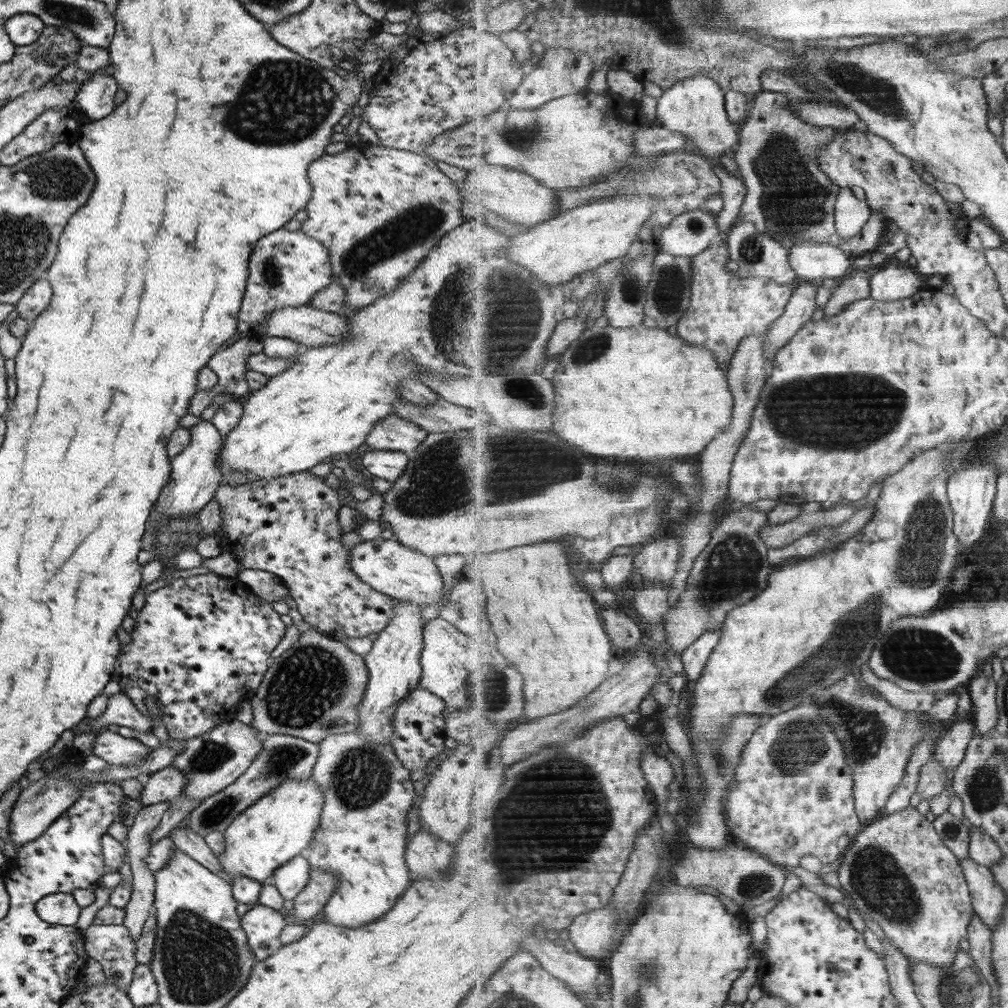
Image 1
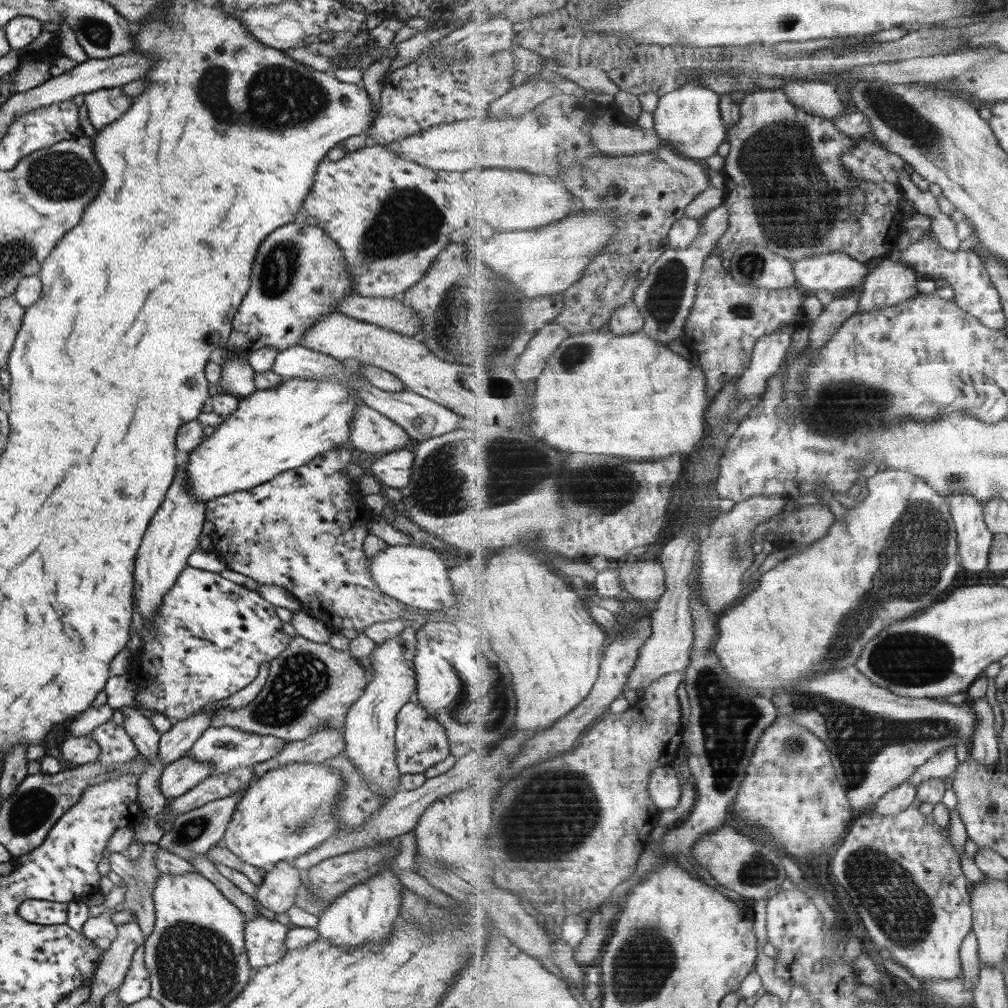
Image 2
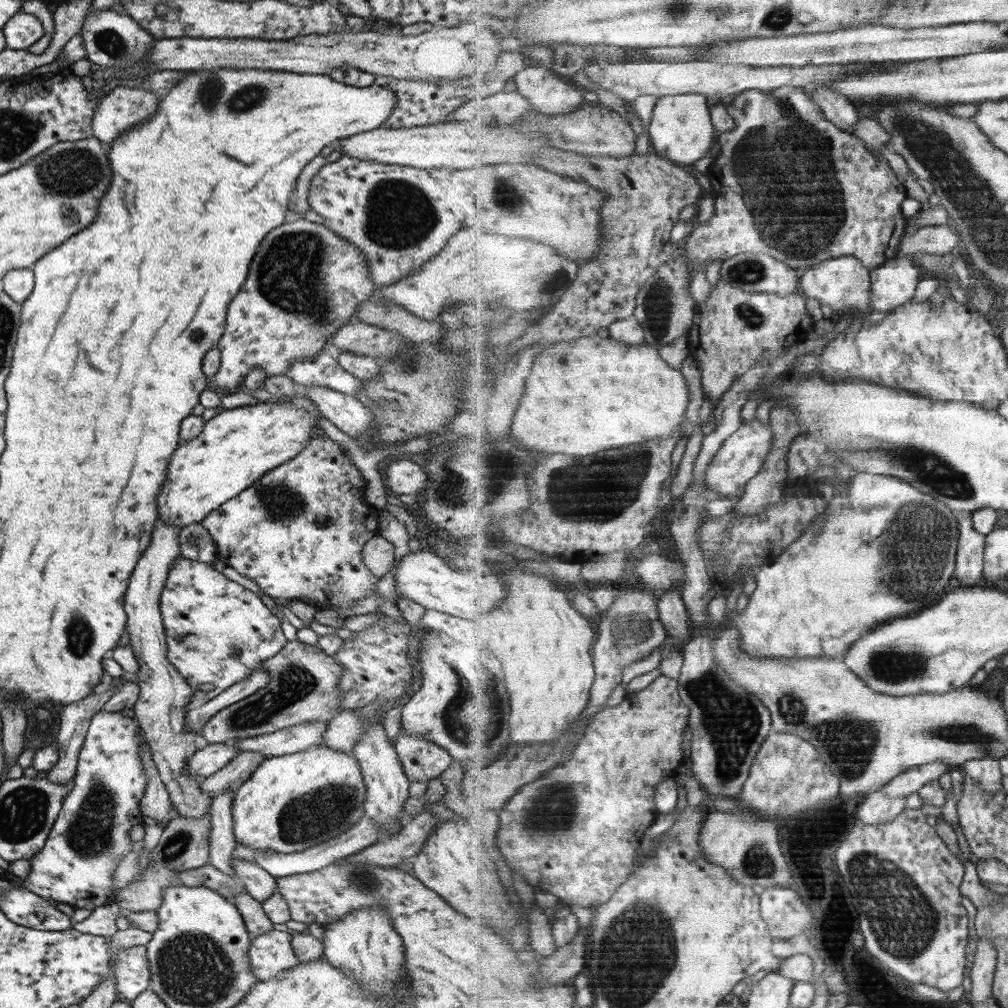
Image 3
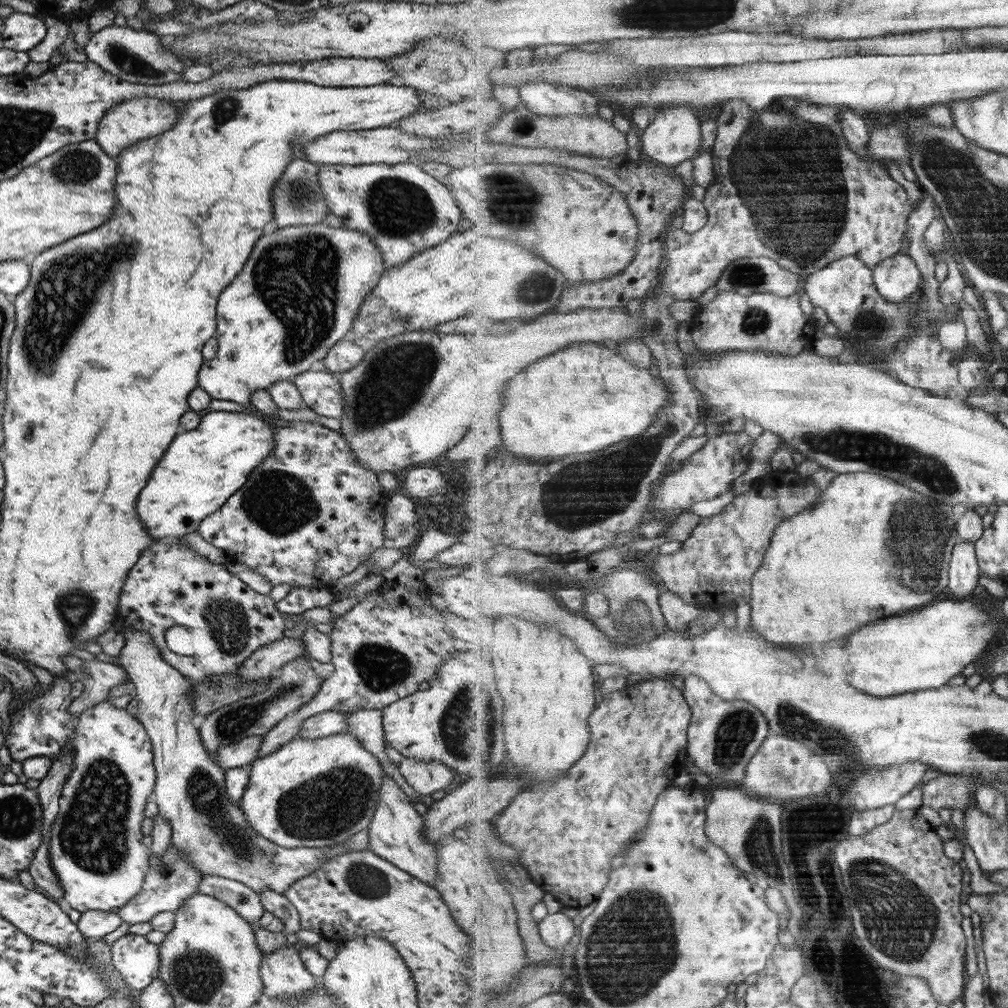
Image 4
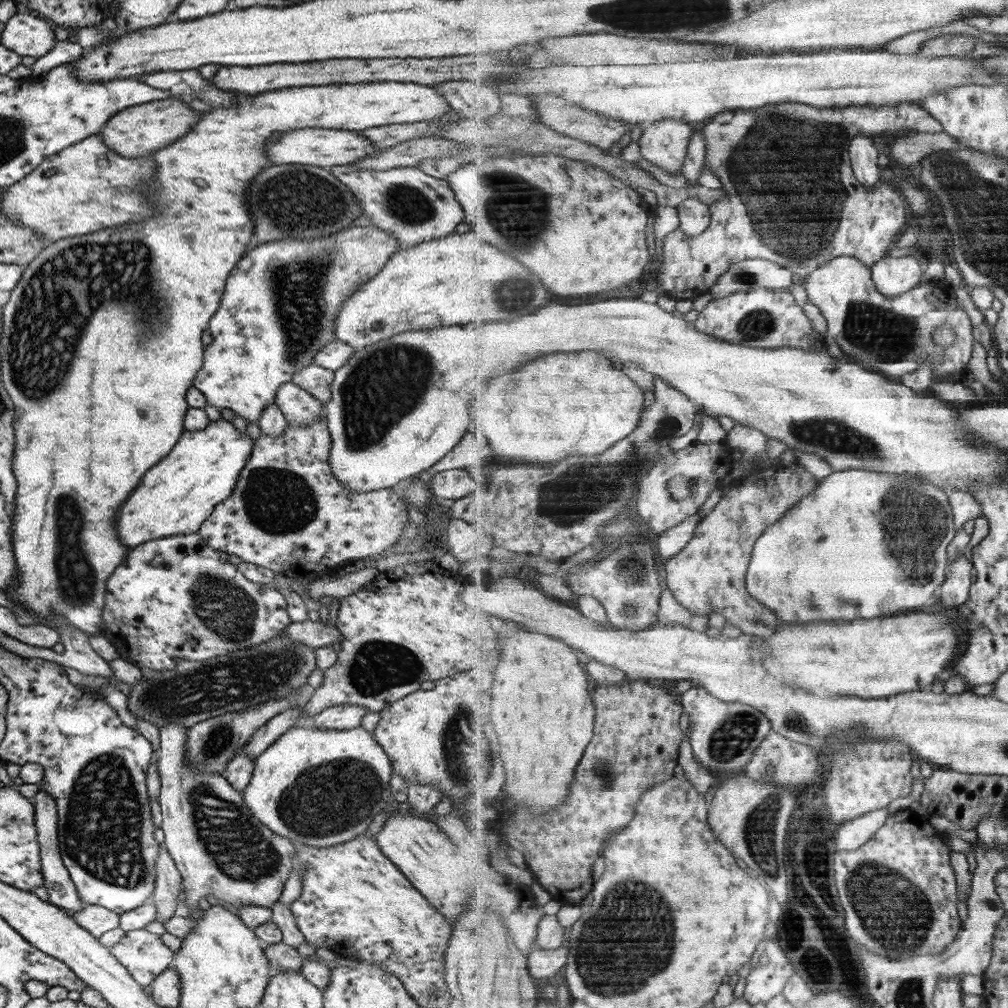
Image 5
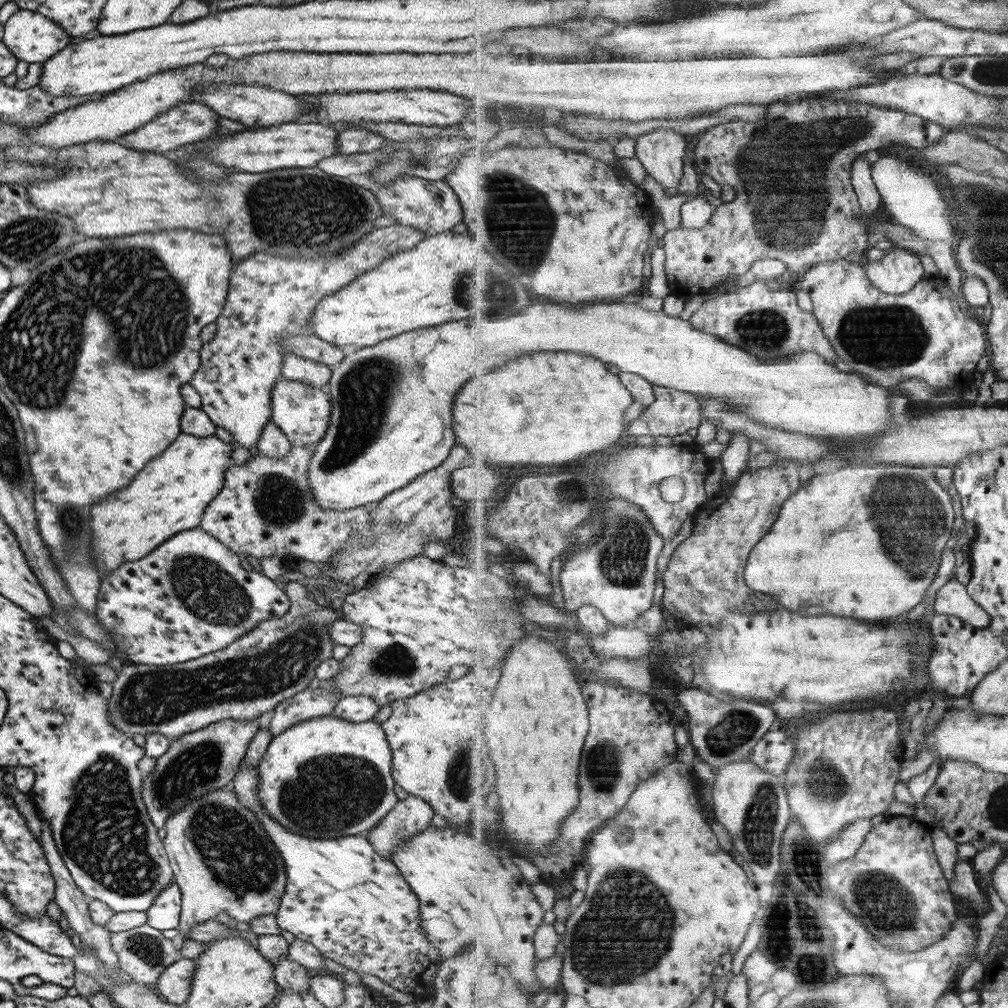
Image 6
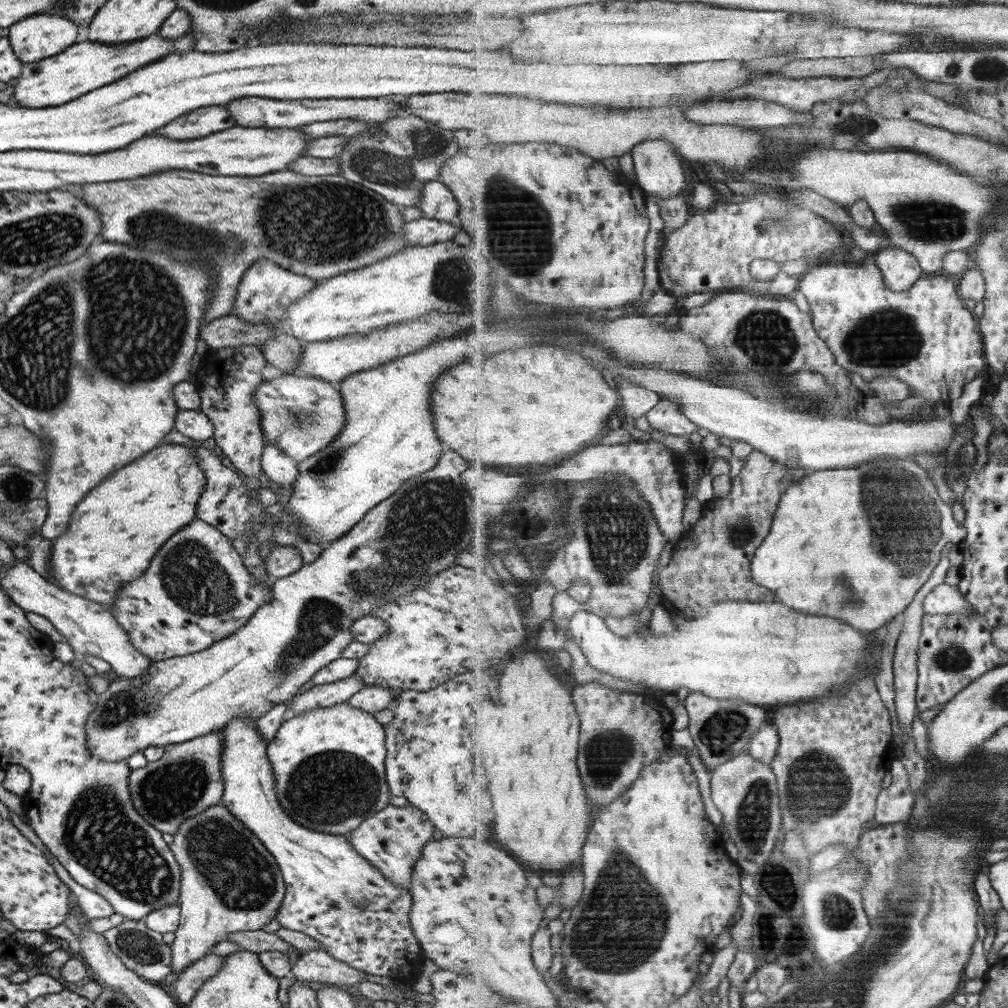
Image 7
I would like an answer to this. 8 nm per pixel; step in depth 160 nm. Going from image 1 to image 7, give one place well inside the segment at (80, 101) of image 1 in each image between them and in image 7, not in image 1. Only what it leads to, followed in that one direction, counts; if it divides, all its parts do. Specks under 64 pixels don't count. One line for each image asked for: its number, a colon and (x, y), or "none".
2: (104, 105)
3: (119, 109)
4: (126, 122)
5: (139, 129)
6: (185, 122)
7: (202, 121)

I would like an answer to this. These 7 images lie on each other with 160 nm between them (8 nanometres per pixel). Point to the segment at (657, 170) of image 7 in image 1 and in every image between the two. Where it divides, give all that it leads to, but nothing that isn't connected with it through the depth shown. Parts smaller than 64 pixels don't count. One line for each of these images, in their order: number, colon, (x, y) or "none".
1: (696, 106)
2: (689, 119)
3: (682, 129)
4: (675, 135)
5: (665, 144)
6: (662, 152)

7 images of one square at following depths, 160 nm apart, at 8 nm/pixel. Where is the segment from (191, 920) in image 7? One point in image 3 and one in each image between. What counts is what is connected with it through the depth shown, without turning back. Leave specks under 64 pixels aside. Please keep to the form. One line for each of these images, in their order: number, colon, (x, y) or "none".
3: (158, 711)
4: (211, 831)
5: (222, 852)
6: (221, 859)

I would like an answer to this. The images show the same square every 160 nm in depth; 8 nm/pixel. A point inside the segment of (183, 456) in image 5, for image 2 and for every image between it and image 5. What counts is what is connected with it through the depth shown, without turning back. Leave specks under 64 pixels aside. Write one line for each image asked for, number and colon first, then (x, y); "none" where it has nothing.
2: (271, 431)
3: (237, 446)
4: (201, 468)

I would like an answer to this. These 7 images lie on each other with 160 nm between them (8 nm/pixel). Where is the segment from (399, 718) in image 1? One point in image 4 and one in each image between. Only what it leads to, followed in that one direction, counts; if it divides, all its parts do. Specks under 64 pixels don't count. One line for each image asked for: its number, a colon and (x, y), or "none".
2: (419, 739)
3: (420, 760)
4: (433, 778)

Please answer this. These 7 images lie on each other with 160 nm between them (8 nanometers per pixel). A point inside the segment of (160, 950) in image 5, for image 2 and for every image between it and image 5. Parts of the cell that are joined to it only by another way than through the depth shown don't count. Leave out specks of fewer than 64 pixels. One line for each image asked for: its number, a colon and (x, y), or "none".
2: (135, 986)
3: (131, 970)
4: (137, 961)

